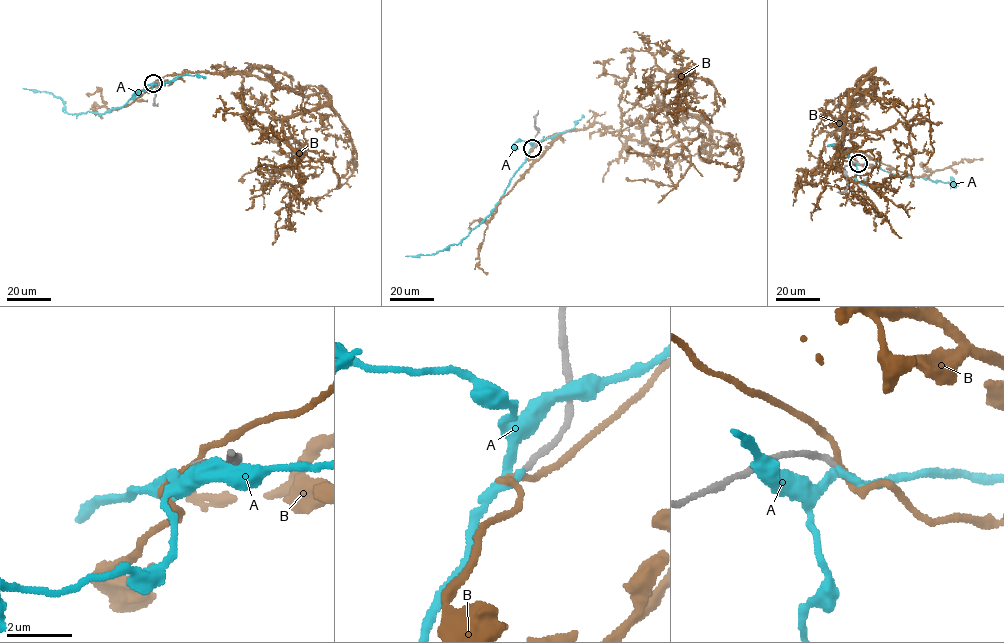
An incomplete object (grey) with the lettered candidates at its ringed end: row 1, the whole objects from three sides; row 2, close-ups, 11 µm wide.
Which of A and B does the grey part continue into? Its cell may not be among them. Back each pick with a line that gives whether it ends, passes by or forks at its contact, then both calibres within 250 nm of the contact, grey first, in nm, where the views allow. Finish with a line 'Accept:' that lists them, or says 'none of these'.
A: It passes by. Thickness 200 nm (grey) against 200 nm
Accept: A

